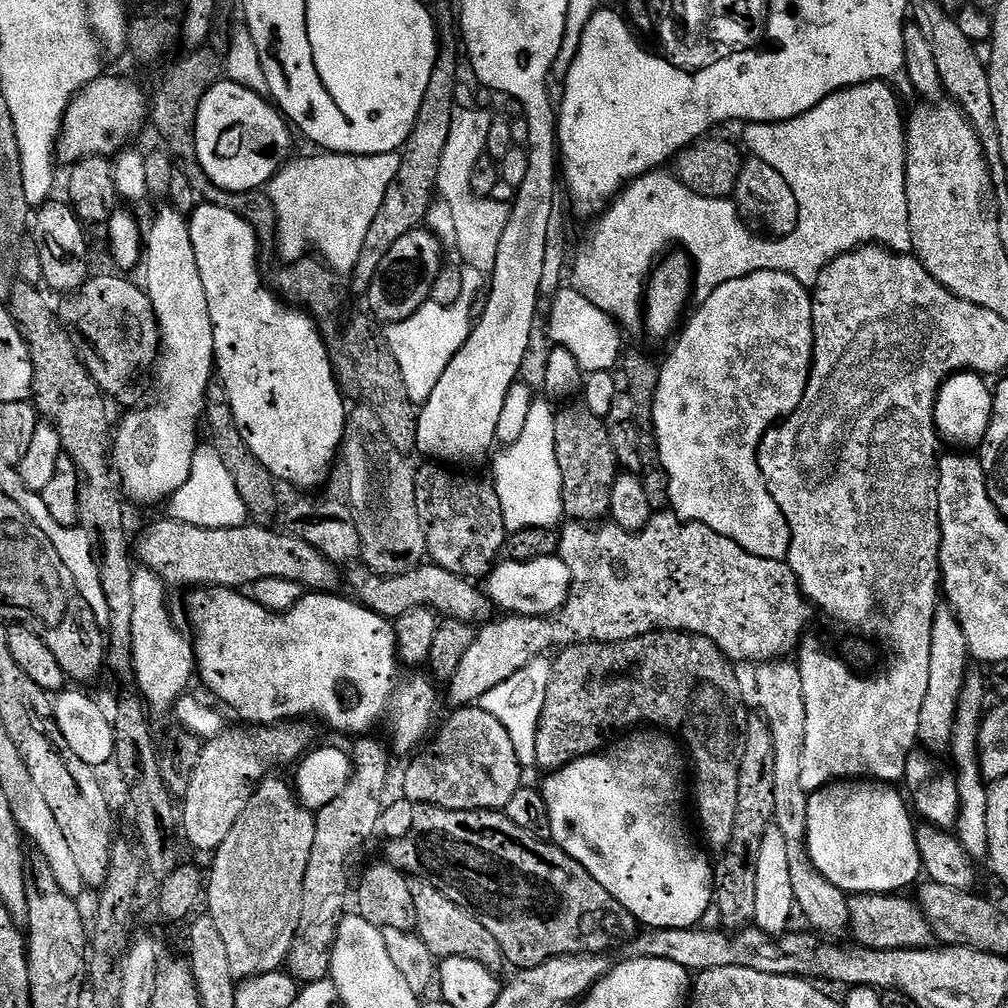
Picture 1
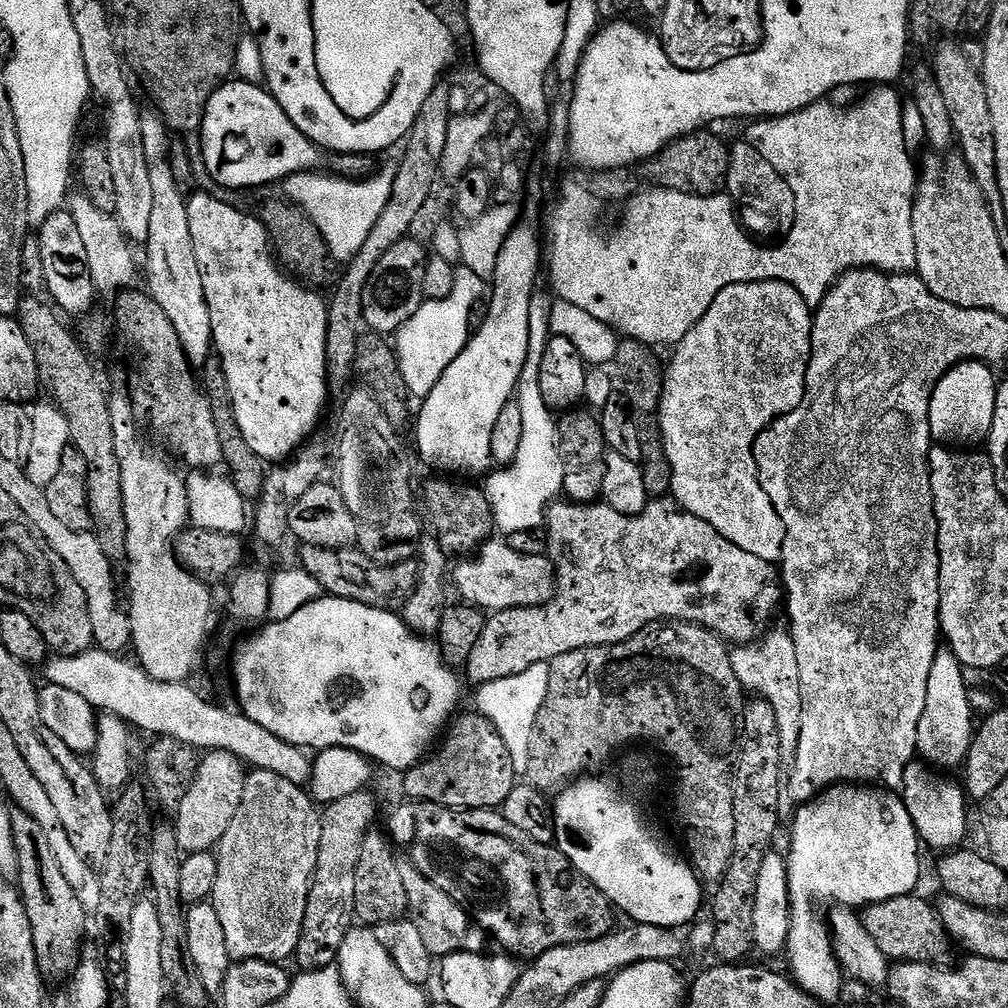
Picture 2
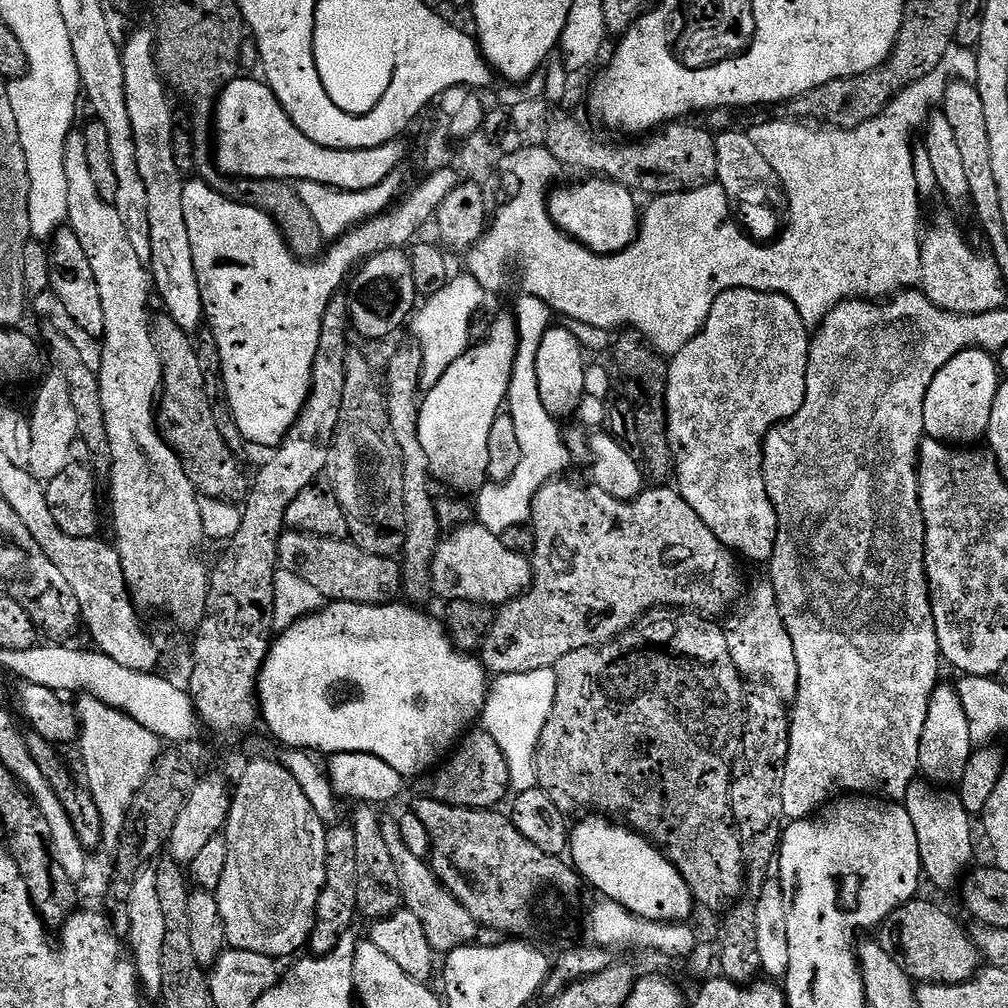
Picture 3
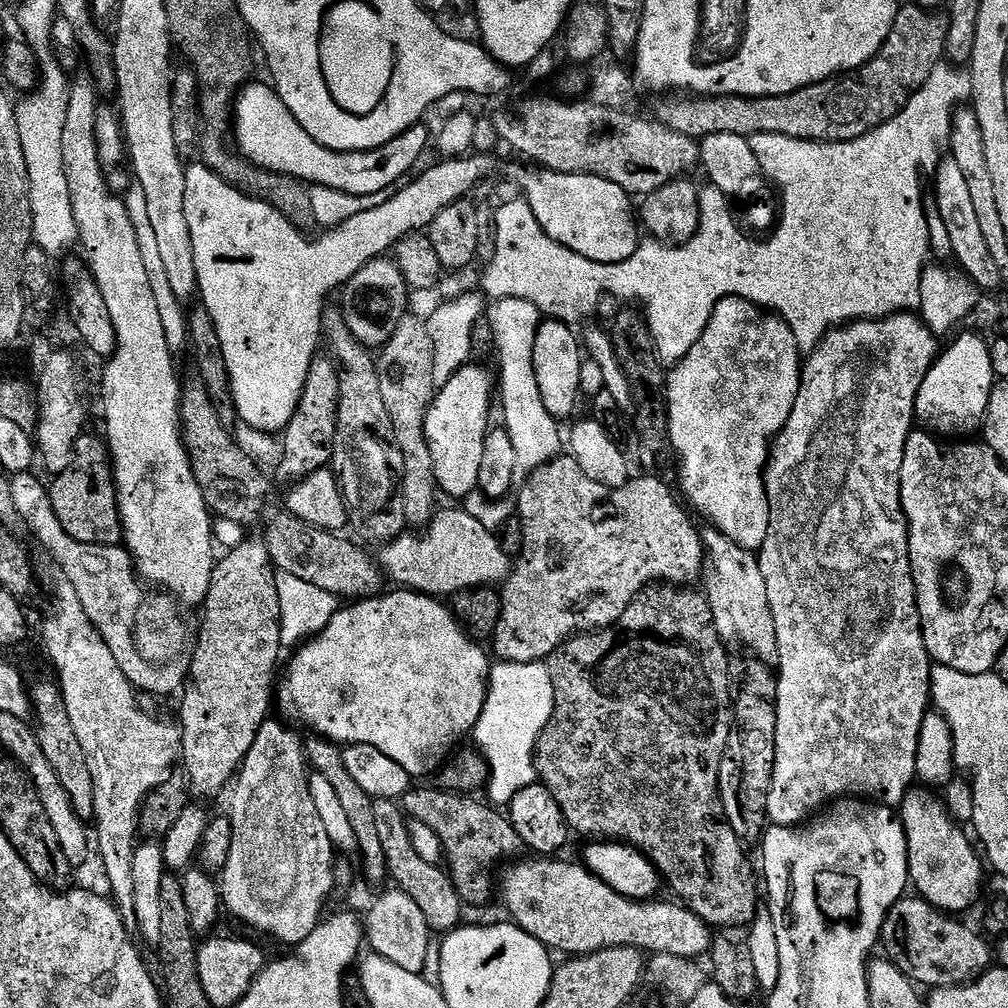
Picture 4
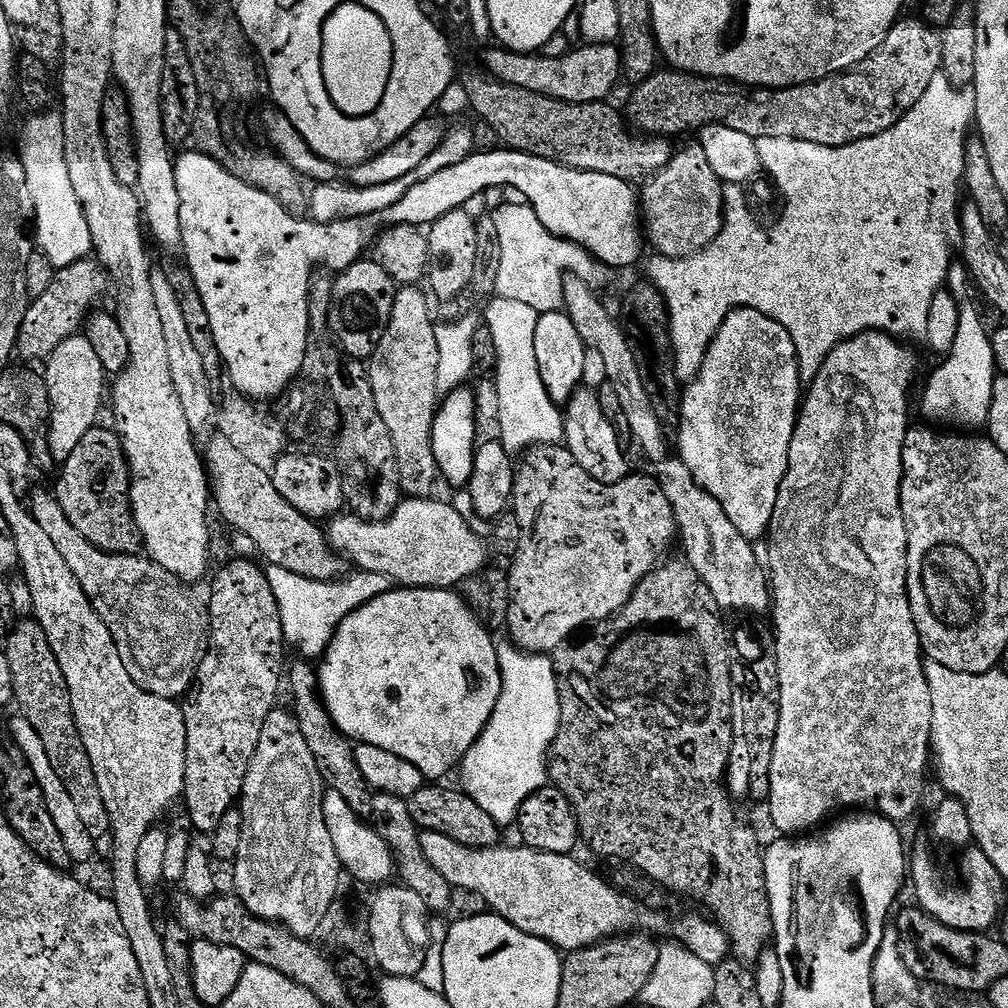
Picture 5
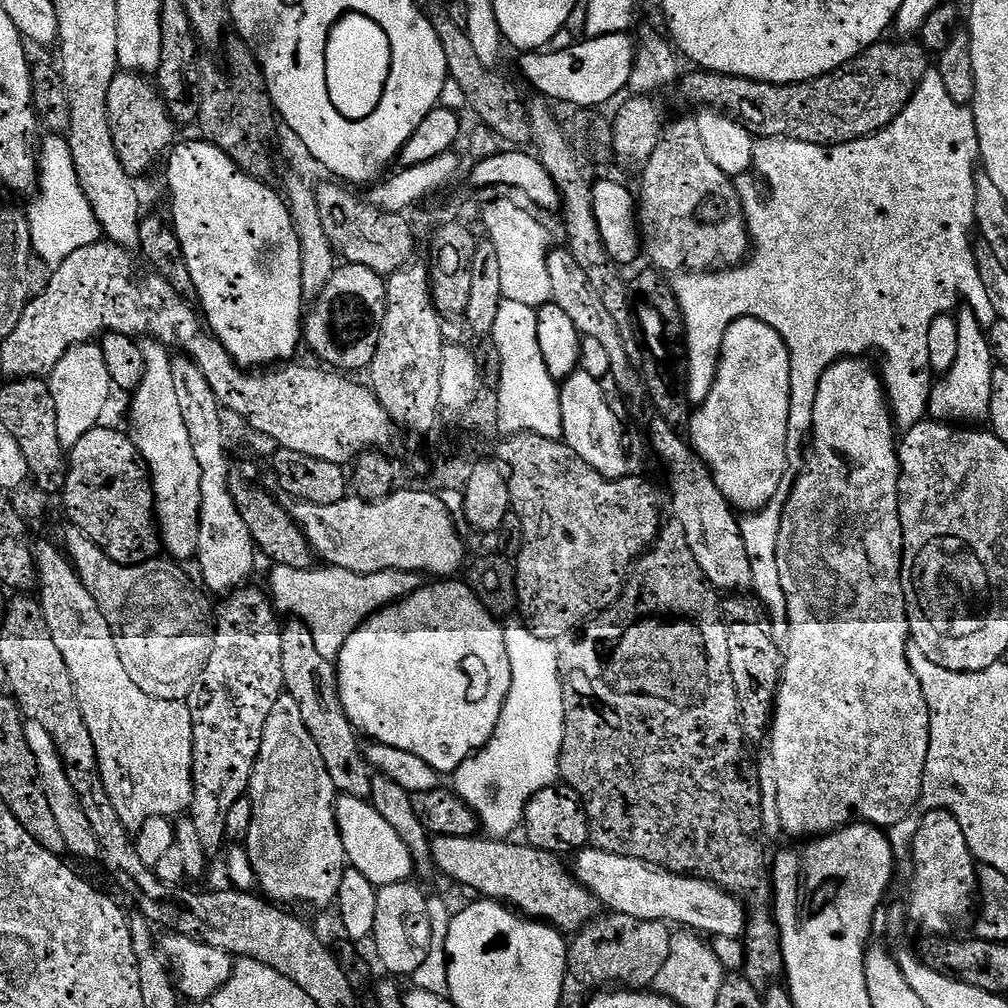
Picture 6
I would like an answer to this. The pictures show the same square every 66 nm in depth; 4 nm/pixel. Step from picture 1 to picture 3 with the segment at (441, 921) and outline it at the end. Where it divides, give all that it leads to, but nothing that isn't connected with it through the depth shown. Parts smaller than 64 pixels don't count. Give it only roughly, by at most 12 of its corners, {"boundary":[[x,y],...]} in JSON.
{"boundary":[[399,819],[382,839],[400,899],[433,952],[477,939],[475,918],[446,890],[425,857],[402,842]]}

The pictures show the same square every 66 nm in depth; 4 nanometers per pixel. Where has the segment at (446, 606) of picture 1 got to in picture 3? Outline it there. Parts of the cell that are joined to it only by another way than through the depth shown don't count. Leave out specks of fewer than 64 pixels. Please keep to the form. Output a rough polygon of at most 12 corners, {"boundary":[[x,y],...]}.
{"boundary":[[285,530],[279,567],[325,601],[390,604],[399,559]]}

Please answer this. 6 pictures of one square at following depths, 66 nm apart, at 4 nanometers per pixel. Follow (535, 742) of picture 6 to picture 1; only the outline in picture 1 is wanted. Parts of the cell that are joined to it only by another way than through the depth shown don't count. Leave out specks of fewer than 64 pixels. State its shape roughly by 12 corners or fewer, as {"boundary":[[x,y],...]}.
{"boundary":[[551,659],[531,660],[479,702],[524,770],[546,702]]}

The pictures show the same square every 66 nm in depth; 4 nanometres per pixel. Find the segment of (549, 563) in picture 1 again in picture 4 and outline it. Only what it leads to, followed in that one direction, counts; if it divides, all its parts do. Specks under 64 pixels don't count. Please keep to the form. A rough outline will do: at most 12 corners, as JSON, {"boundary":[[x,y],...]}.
{"boundary":[[460,506],[378,555],[404,590],[451,598],[499,585],[514,564]]}

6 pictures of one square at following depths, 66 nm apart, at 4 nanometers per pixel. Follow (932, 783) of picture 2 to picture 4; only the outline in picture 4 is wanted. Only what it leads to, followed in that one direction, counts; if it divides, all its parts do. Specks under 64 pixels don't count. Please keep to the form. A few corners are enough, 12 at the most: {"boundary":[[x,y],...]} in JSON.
{"boundary":[[935,791],[899,805],[908,878],[939,912],[974,907],[986,864]]}

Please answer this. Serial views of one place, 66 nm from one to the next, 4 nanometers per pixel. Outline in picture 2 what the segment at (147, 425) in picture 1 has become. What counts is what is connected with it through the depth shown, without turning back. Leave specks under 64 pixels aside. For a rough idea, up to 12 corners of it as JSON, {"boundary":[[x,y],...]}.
{"boundary":[[140,113],[150,168],[146,291],[178,330],[188,362],[213,355],[188,201],[173,137]]}

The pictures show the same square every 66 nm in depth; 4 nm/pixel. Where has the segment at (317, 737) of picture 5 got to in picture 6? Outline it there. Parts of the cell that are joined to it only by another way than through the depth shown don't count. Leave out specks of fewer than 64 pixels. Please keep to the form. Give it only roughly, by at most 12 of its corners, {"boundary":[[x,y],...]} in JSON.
{"boundary":[[308,627],[280,630],[298,702],[337,793],[368,800],[374,769]]}

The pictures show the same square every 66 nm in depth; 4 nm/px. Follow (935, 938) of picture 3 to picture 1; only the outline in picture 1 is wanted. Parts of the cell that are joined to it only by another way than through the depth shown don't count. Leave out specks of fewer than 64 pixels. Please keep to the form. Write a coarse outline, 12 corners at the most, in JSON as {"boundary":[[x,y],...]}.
{"boundary":[[862,892],[851,935],[865,948],[933,943],[930,922],[904,894]]}

